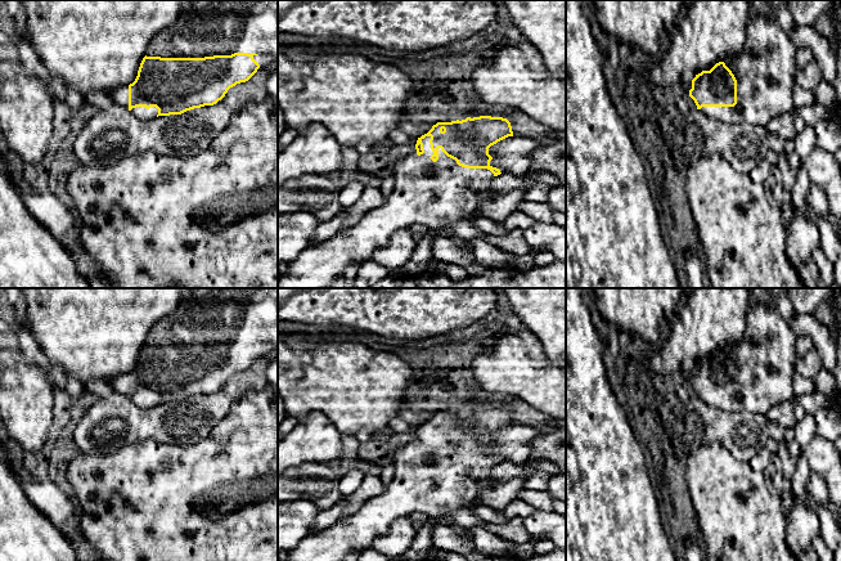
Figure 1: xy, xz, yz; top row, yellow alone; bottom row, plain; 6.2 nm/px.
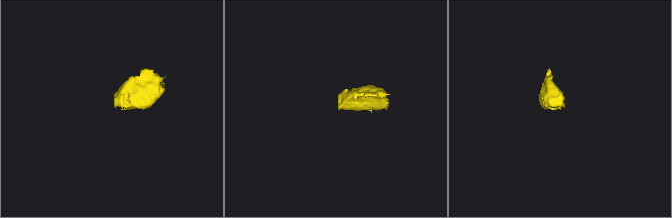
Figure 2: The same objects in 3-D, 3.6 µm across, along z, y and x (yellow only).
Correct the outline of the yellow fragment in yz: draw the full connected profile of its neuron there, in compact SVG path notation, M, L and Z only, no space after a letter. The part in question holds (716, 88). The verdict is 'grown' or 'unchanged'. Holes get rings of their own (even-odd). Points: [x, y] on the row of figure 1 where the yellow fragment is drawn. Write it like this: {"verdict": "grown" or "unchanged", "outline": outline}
{"verdict": "grown", "outline": "M754 13L742 51L716 63L710 71L696 75L689 97L697 109L711 118L765 127L772 118L787 115L795 108L792 90L796 84L796 51L791 35L779 27L773 14Z"}

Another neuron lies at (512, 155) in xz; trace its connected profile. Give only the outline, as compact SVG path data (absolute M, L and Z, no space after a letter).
M508 136L489 148L490 166L502 174L522 176L531 170L530 153L539 144L529 138Z

